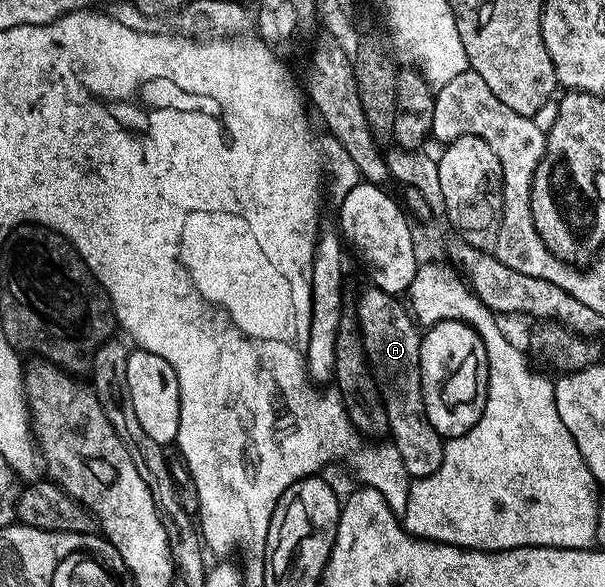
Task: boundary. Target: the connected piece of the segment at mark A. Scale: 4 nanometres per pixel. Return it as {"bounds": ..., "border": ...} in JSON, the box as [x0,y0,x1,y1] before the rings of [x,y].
{"bounds":[356,285,446,480],"border":[[[373,285],[367,288],[358,299],[356,327],[361,334],[366,357],[374,369],[378,388],[382,390],[393,445],[400,453],[404,469],[408,469],[411,480],[423,479],[440,469],[446,445],[444,437],[432,429],[432,421],[428,421],[428,413],[424,409],[420,373],[420,327],[399,296],[389,295]]]}

